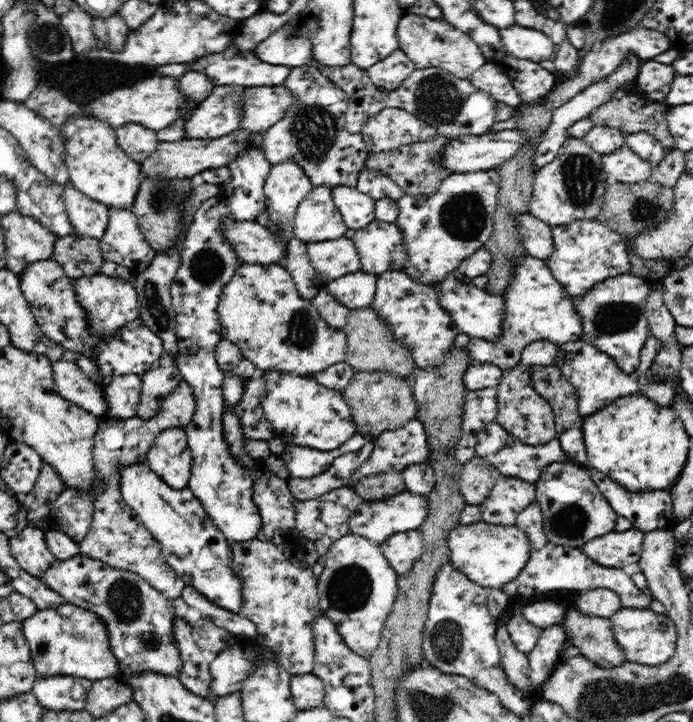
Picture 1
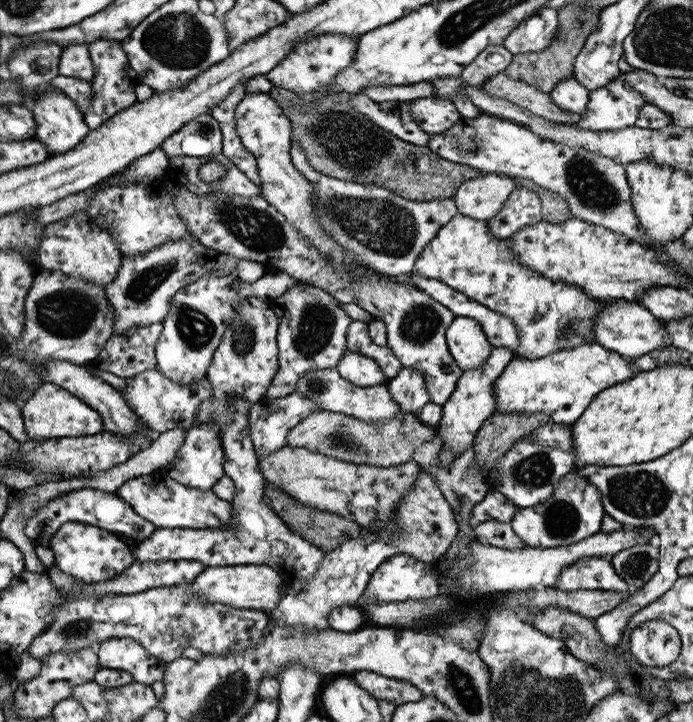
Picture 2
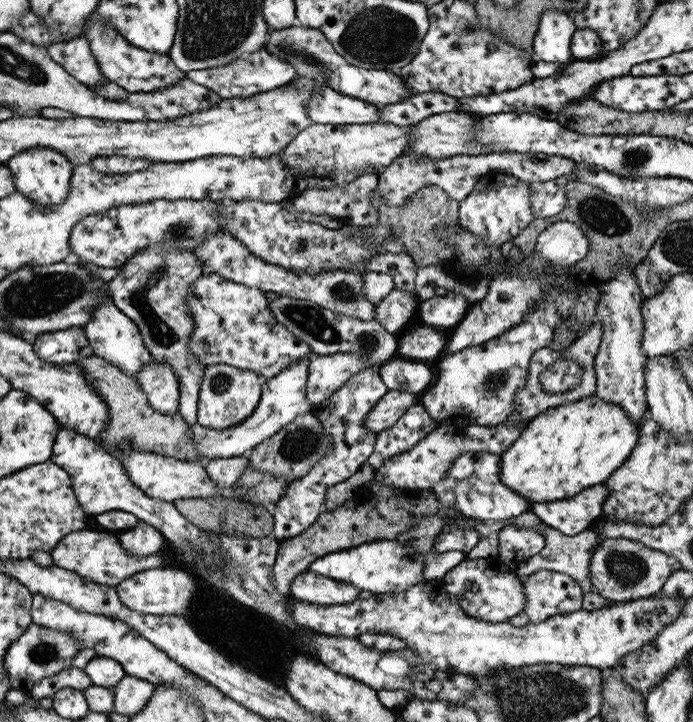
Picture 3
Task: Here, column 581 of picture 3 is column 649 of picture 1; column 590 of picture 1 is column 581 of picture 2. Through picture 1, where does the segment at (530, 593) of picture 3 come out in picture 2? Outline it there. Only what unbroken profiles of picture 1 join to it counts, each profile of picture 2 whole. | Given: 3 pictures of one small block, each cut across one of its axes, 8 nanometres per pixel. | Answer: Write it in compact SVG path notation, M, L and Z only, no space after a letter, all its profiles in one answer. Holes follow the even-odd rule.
M603 556L580 558L577 562L574 562L574 564L565 566L556 578L556 582L555 587L564 591L627 591L627 584L615 574L609 558Z

